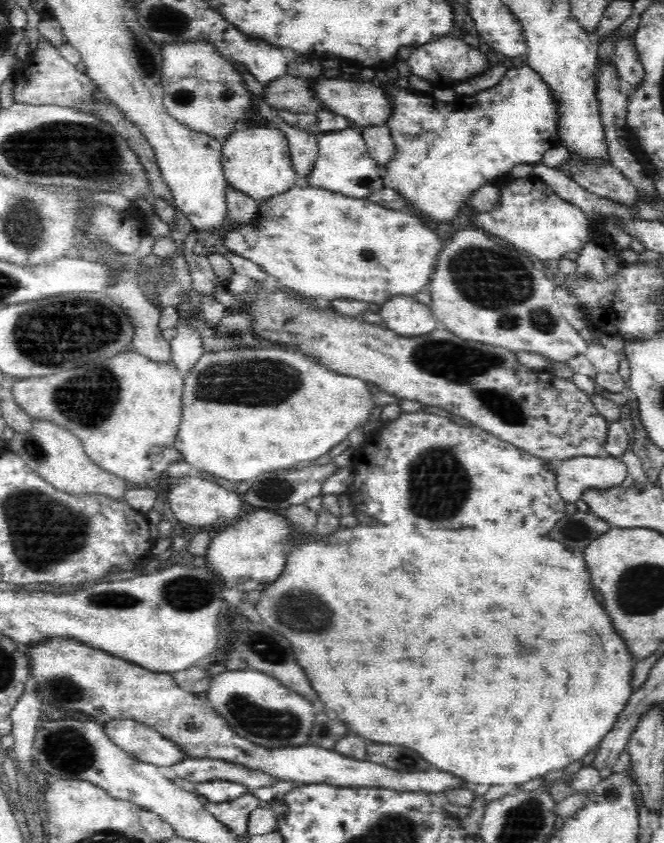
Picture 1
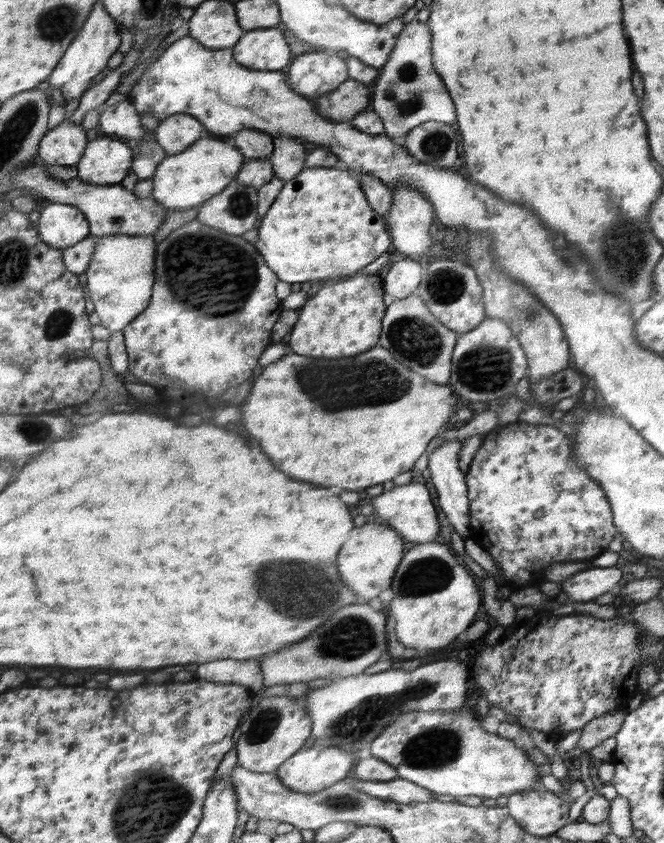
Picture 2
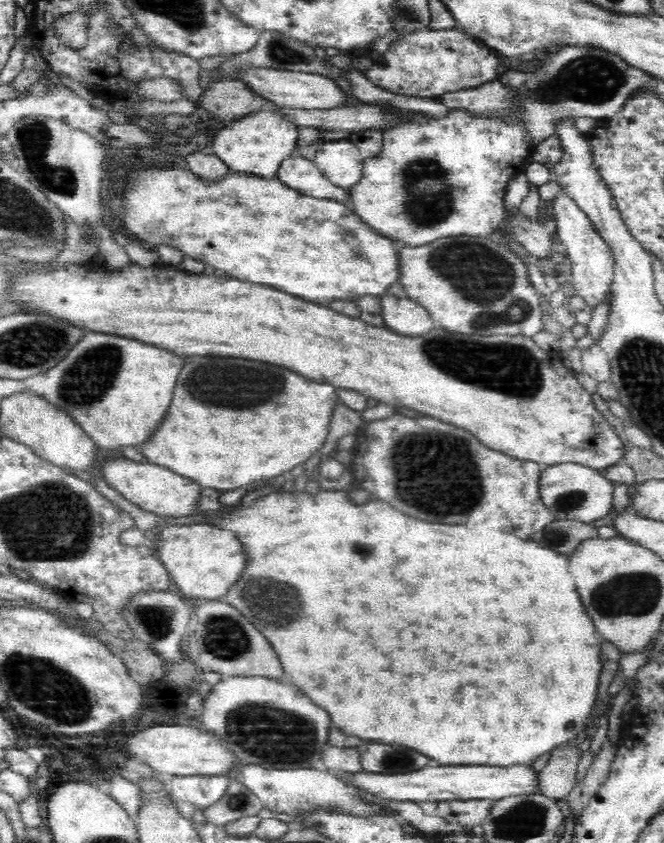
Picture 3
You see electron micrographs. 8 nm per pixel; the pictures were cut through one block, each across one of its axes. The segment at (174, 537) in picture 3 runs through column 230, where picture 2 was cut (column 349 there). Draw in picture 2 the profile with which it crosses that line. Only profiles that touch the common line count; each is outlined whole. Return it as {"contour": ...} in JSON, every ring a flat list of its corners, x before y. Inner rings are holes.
{"contour":[[365,523,354,528,350,538,342,547,342,556,338,556,338,568,342,568,342,580,359,596,360,600,367,602,376,598,383,590,393,584,393,576,397,573,402,560,402,546,404,542,390,526,378,523]]}

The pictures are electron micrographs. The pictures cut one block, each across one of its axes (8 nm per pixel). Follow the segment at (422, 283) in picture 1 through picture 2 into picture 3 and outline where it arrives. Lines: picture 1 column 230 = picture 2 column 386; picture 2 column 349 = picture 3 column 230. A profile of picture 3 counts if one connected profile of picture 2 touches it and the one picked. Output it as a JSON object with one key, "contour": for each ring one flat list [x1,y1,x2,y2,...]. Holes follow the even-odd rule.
{"contour":[[136,164,132,170,128,170,128,186,122,192,122,206,124,212,120,216,124,228,136,236,140,242,144,244,167,244,167,246,177,248,182,254,190,256,190,258,198,258,200,262,206,262,210,266,224,270,228,277,236,276,242,282,250,282,254,284,266,284,266,287,276,288,279,291,287,292,287,294,297,296,312,303,320,302,326,304,333,300,355,301,358,297,364,295,383,296,387,294,387,290,396,281,399,280,399,267,397,264,397,252,399,245,385,236,378,235,372,228,364,228,364,224,360,220,356,220,357,216,351,210,346,208,341,202,332,199,318,199,313,196,306,196,293,188,279,182,278,179,269,179,266,177,250,175,248,173,228,171,221,179,218,180,202,180,201,177,194,174,190,170,178,168,178,166,160,166,160,164]]}

